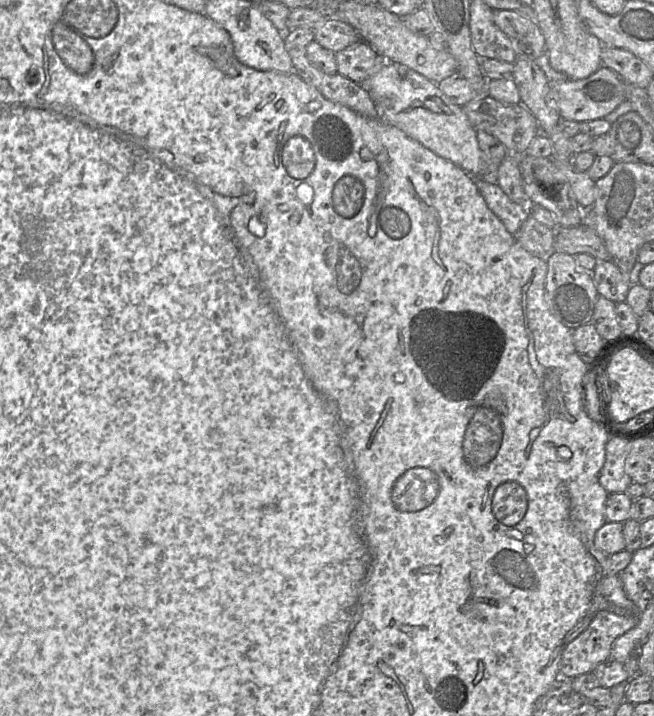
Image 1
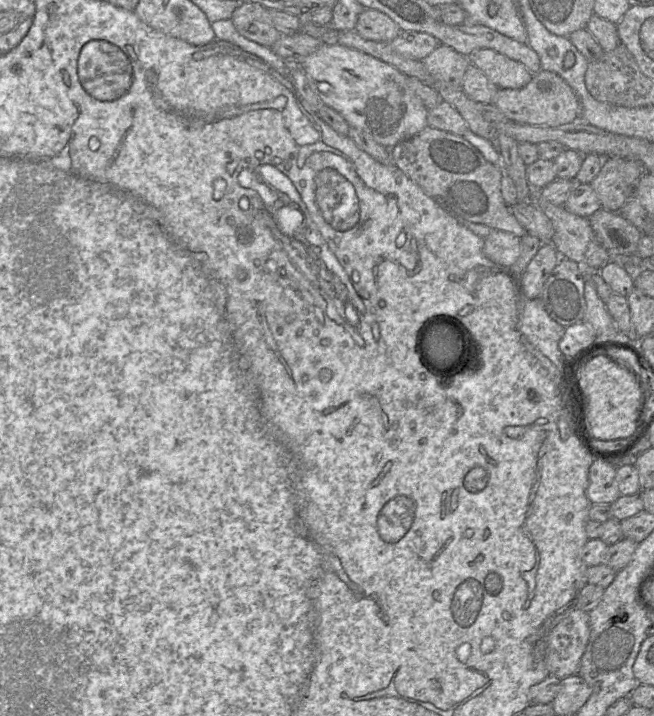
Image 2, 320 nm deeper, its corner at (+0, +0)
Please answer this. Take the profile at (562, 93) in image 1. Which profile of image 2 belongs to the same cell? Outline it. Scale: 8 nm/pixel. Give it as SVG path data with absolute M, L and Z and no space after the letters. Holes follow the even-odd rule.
M542 69L520 89L499 89L491 104L507 118L520 124L555 127L581 117L580 101L574 90L558 74Z

